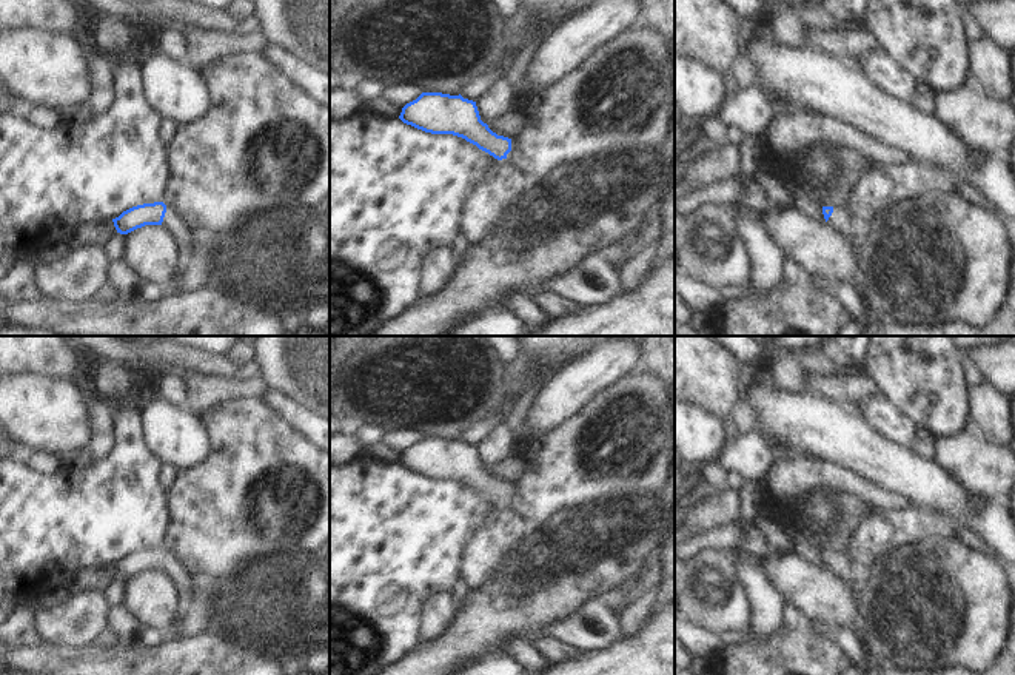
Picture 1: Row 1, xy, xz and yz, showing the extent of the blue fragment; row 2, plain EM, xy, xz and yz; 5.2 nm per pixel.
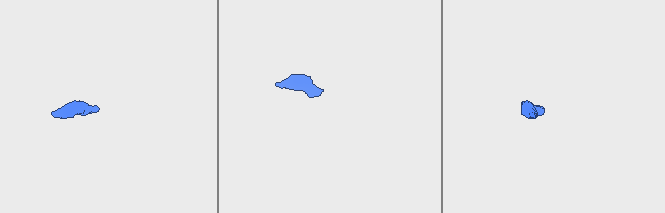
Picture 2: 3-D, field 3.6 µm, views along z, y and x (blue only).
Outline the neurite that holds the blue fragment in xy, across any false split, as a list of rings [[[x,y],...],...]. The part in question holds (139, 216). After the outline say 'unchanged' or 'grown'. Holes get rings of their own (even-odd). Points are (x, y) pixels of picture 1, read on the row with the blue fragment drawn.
[[[143,203],[123,211],[119,217],[112,219],[117,233],[128,234],[145,225],[166,227],[177,242],[179,264],[177,273],[183,274],[182,282],[174,276],[165,287],[166,294],[179,291],[193,291],[214,280],[214,274],[208,271],[206,265],[193,256],[191,233],[185,223],[163,203]]]; grown

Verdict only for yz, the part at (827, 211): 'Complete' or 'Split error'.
Split error.

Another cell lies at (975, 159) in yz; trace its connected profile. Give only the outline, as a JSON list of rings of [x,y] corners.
[[[967,148],[966,149],[966,168],[969,171],[978,171],[986,159],[989,157],[990,154],[986,154],[984,151],[981,149],[976,149],[976,148]]]

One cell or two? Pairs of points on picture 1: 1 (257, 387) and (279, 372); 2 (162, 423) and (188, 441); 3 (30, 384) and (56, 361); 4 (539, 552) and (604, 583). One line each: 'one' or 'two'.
1: two
2: one
3: two
4: one

